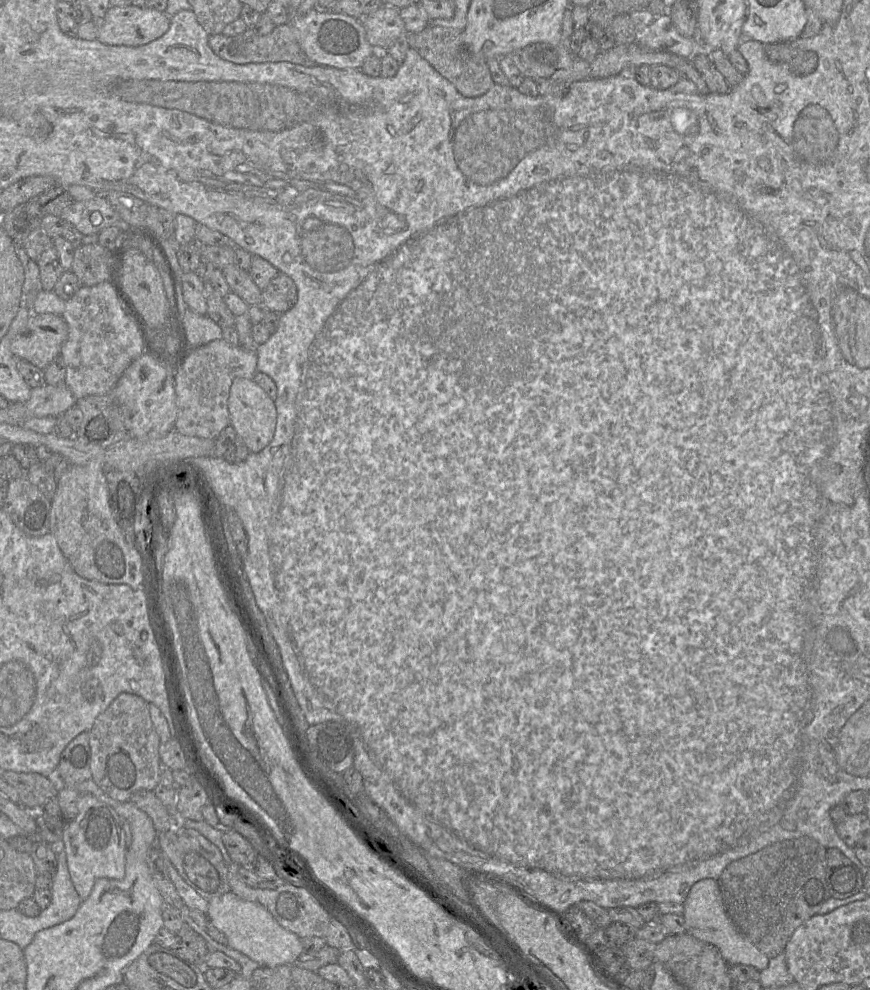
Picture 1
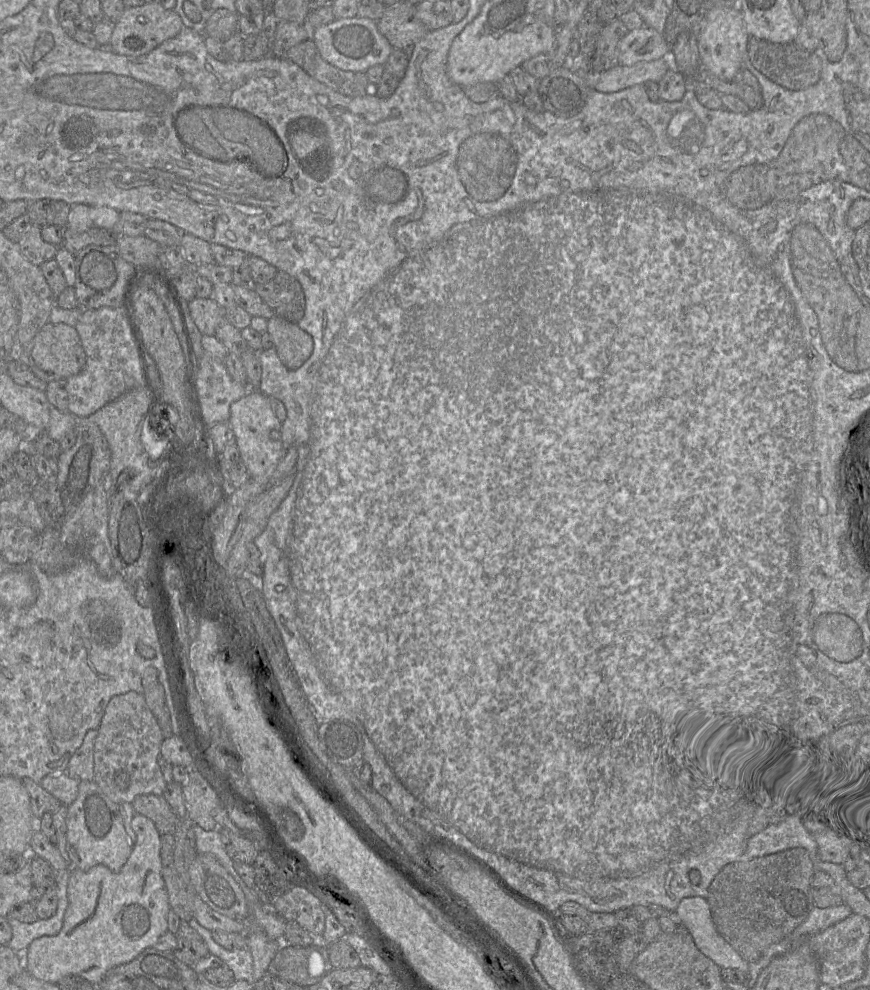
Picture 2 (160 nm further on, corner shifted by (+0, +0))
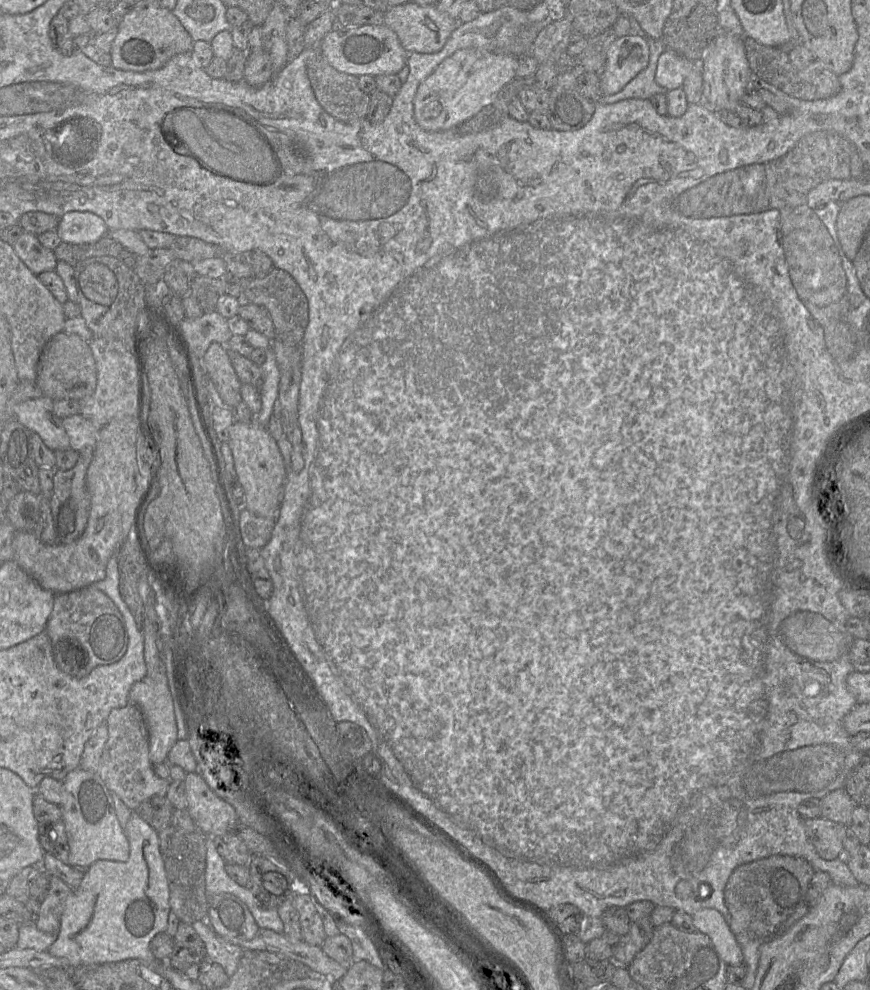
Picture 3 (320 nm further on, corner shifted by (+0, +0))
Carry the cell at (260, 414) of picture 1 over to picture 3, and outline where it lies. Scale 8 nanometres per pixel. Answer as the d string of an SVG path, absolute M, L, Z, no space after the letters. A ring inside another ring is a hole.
M254 417L252 422L234 422L231 425L228 444L238 480L244 489L245 508L258 516L276 517L287 478L287 469L277 441L267 428L256 423Z

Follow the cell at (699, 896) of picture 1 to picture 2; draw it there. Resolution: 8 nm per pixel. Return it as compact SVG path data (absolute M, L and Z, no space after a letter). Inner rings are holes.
M688 896L682 899L675 911L705 956L721 969L748 971L749 962L718 933L707 896Z

